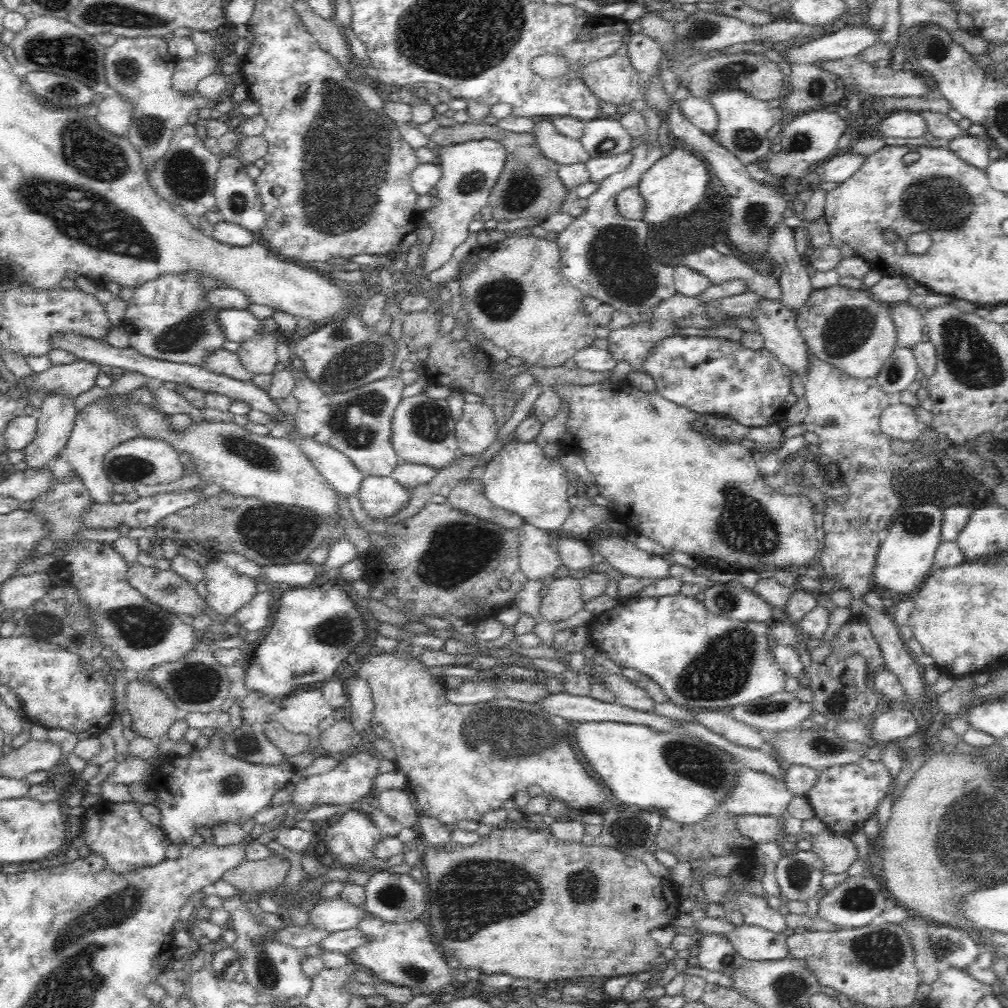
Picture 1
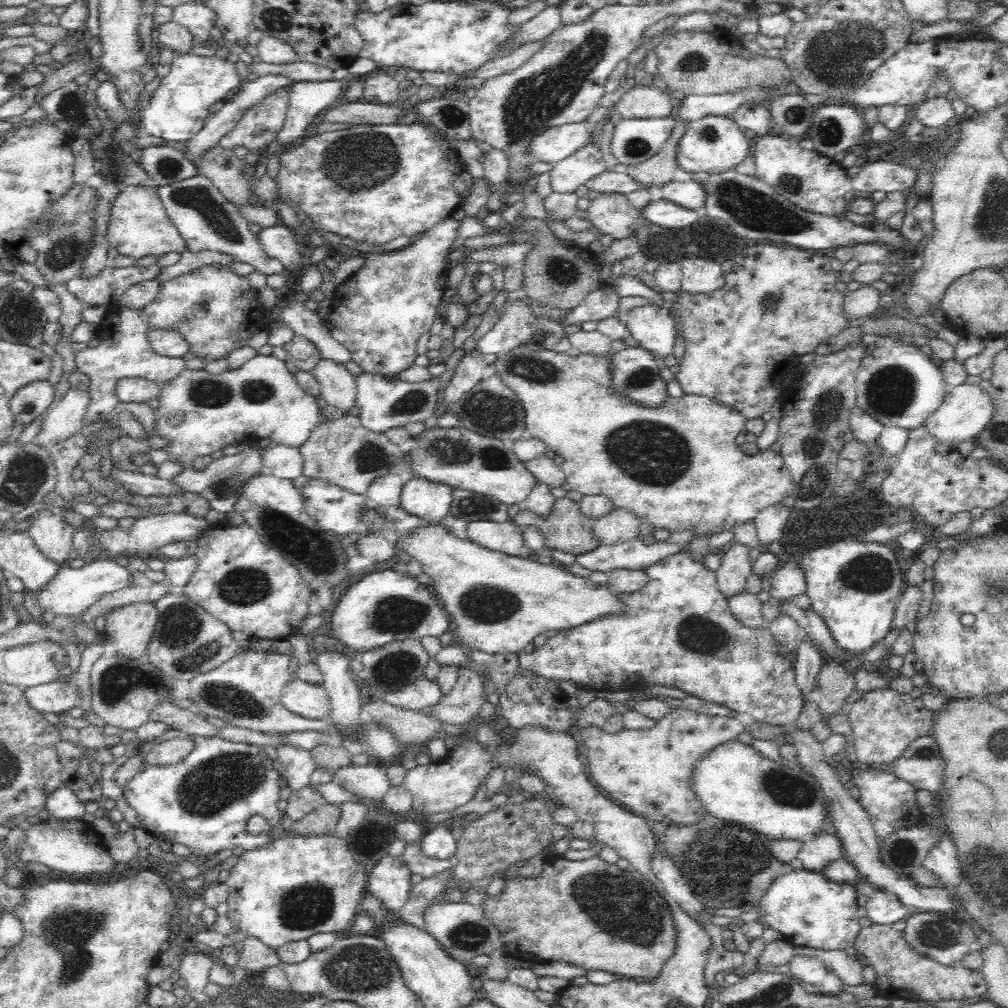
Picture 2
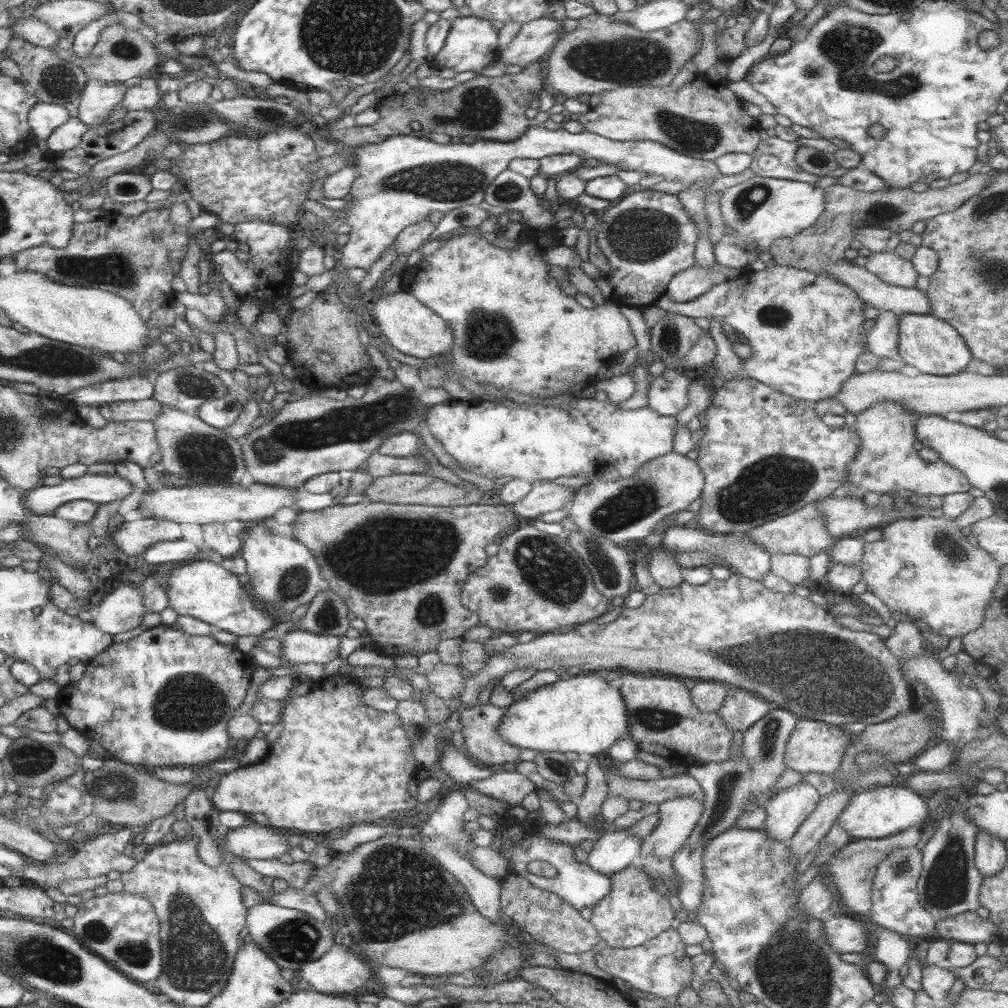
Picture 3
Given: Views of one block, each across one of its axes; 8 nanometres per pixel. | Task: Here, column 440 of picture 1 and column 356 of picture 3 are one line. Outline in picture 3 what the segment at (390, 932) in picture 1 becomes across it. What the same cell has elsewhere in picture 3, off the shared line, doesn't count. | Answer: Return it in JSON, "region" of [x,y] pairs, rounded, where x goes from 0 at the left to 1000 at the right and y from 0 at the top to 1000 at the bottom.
{"region":[[[328,938],[324,946],[309,956],[301,956],[295,972],[303,972],[309,984],[326,988],[350,988],[354,980],[362,978],[370,962],[352,940]]]}

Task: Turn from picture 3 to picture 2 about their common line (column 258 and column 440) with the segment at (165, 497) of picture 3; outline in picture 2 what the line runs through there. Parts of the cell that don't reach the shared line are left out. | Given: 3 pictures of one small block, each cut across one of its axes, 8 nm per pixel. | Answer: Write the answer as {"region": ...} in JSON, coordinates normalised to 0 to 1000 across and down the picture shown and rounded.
{"region":[[[409,474],[399,484],[397,504],[417,516],[438,518],[450,496],[450,486],[440,480],[429,480],[421,474]]]}

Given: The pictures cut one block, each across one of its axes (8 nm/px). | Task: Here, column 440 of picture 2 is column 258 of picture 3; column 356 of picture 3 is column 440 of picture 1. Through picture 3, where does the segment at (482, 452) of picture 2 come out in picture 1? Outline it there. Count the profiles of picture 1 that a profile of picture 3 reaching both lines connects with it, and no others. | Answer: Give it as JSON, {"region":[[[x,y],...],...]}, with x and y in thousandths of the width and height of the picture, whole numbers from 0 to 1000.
{"region":[[[421,389],[409,395],[399,395],[389,415],[389,440],[395,458],[425,462],[435,468],[448,462],[456,444],[452,437],[452,417],[446,413],[444,397],[429,397]]]}

